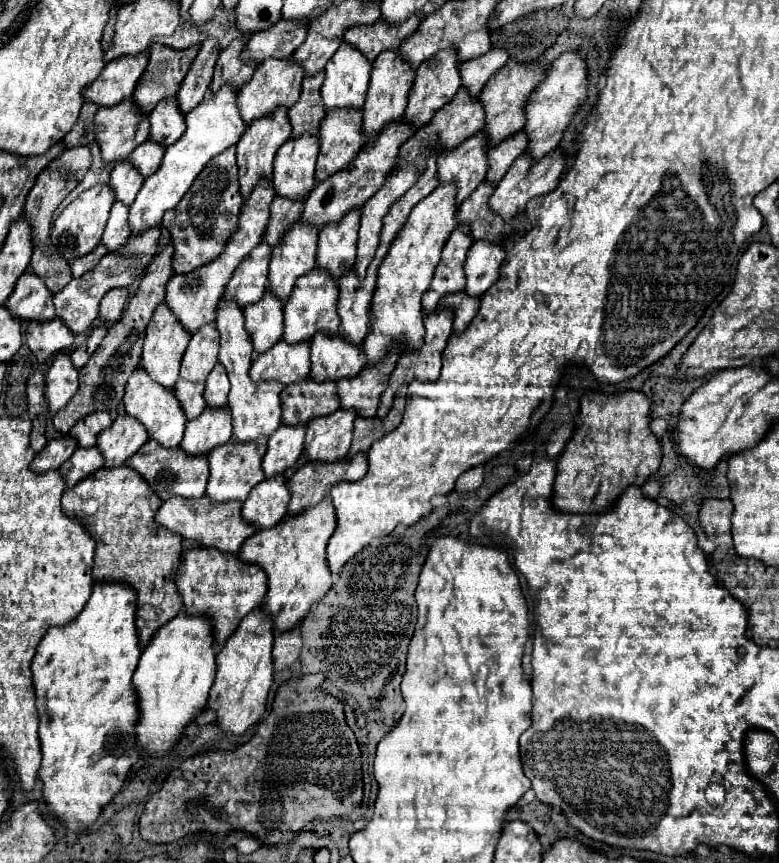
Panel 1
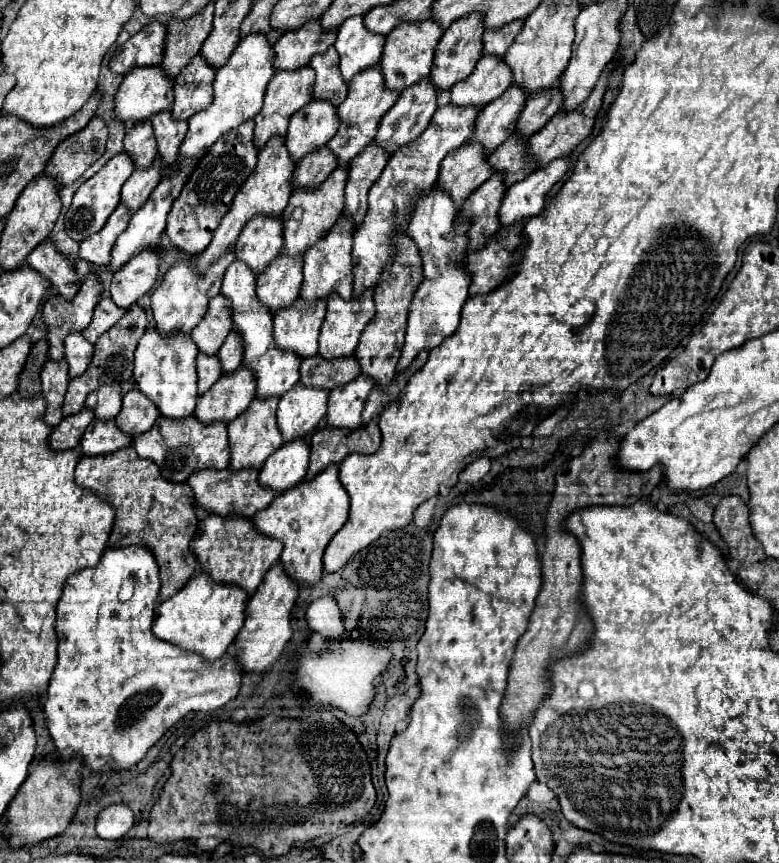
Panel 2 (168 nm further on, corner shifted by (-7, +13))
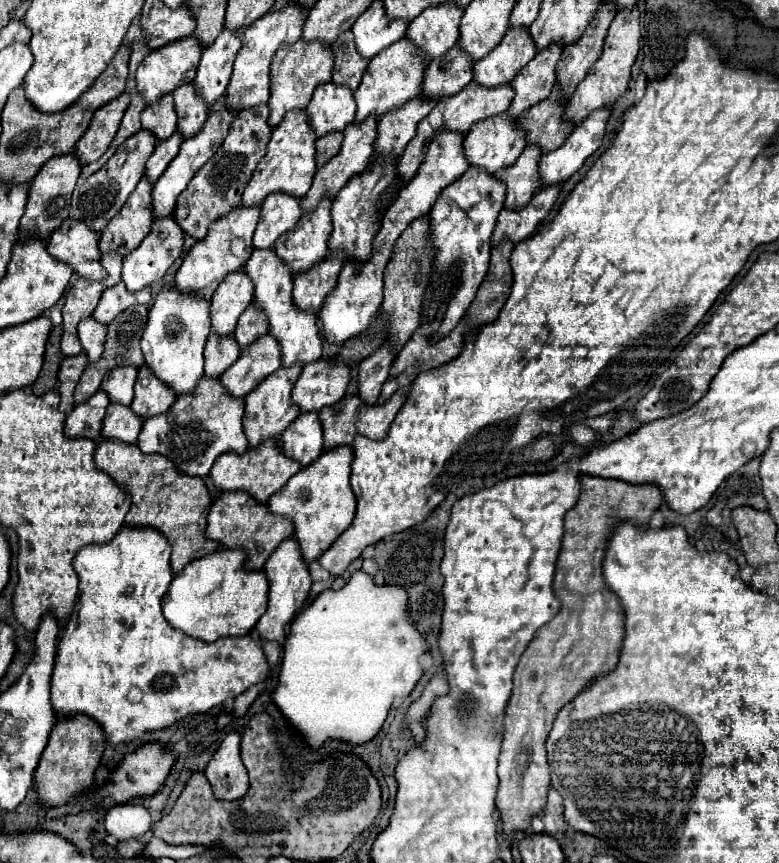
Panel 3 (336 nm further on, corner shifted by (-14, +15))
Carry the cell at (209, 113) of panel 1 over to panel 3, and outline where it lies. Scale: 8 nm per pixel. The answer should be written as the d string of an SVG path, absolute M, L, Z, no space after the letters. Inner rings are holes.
M288 4L282 12L268 12L260 20L256 20L246 32L242 40L242 48L234 60L234 72L224 92L224 102L232 110L244 110L258 104L266 104L270 98L270 62L280 46L292 46L302 36L302 24L306 20L306 12L300 12L296 6Z

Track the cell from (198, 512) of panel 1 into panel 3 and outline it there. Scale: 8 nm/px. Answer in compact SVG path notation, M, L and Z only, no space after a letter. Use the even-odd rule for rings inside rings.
M264 440L258 448L250 448L242 456L228 452L228 454L222 454L220 458L216 458L208 478L214 482L214 486L220 492L242 490L242 492L248 492L256 502L266 502L272 494L280 492L284 482L288 482L288 478L292 478L298 470L300 470L300 464L288 460L282 454L280 444L276 440Z

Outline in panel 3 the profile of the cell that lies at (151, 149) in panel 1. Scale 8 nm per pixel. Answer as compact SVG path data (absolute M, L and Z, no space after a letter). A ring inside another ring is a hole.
M184 84L172 92L174 106L176 106L176 116L178 116L178 130L182 138L190 138L198 134L208 120L208 108L204 106L202 100L194 94L192 84Z

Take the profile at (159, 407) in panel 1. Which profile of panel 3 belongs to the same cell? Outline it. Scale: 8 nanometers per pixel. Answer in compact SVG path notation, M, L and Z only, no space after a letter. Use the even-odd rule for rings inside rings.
M162 288L148 314L148 326L142 336L146 366L178 396L188 394L204 376L204 344L210 334L210 302L196 294L180 294L174 288Z

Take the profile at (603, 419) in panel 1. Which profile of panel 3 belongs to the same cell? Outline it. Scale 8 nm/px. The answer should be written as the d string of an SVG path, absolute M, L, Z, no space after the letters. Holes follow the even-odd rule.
M586 474L578 476L578 480L580 480L580 498L576 506L568 510L564 516L564 536L562 536L562 546L560 546L556 574L554 574L554 594L558 596L562 606L548 624L536 630L534 638L524 650L514 670L514 688L506 706L504 738L502 738L500 758L498 758L500 786L496 794L496 806L502 814L504 832L510 836L514 836L516 832L526 832L528 818L536 816L546 804L546 794L550 788L550 770L548 770L544 742L550 734L556 712L564 704L568 704L592 678L606 674L618 662L620 644L624 638L624 616L622 616L622 608L618 606L618 598L606 590L606 584L602 578L602 560L604 560L608 532L614 528L614 524L622 520L630 520L634 524L646 526L652 512L662 504L662 490L652 484L634 486L622 480L598 478L598 476L586 476Z

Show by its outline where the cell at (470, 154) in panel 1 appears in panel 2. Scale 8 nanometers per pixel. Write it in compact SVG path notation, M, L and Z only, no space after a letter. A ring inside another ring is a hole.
M509 86L503 96L495 98L489 106L481 110L475 122L475 132L471 140L483 144L485 152L491 154L501 142L505 142L517 126L519 114L525 108L525 92L521 86Z

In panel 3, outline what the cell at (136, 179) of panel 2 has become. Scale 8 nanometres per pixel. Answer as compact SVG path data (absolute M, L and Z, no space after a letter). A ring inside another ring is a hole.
M174 132L168 140L156 144L156 150L154 150L152 156L148 158L148 162L146 162L146 172L144 172L144 176L146 176L152 184L156 184L156 180L164 174L164 170L168 168L168 164L172 162L172 158L176 158L180 144L182 144L180 132Z

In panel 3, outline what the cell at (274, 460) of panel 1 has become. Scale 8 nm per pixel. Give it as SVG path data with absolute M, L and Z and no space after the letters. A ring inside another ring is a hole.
M316 360L302 368L302 374L292 390L292 402L300 414L320 412L342 400L350 382L350 368Z

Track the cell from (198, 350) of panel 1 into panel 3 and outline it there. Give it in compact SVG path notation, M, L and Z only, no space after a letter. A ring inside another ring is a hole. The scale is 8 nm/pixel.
M242 270L228 274L224 282L216 288L210 300L210 320L212 330L220 336L230 336L236 328L238 316L252 302L252 284Z

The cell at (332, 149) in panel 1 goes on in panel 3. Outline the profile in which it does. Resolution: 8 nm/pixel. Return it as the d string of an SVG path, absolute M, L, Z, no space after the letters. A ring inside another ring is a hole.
M400 40L400 42L392 44L392 48L386 48L384 52L380 52L380 56L372 58L358 90L354 92L354 100L358 104L354 124L364 122L372 114L376 114L380 118L396 108L402 108L408 100L416 98L420 92L424 68L426 68L424 56L420 56L420 52L416 52L416 48L412 44L408 44L408 40Z

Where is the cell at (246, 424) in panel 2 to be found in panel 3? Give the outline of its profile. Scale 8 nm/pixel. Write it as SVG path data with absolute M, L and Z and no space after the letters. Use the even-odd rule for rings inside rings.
M300 366L278 368L256 390L252 390L246 396L242 426L244 426L244 434L248 438L250 448L260 446L264 440L278 440L280 434L298 418L298 408L292 406L292 400L290 400L290 392L292 392L292 376L290 374L294 374L294 382L296 382L300 372L302 372Z

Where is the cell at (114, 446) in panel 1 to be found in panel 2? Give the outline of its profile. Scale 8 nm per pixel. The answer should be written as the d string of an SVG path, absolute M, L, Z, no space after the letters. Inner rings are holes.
M133 388L123 396L123 408L117 414L115 422L123 432L135 436L145 430L151 430L153 422L159 416L161 416L161 412L157 410L157 406L153 406L153 402L145 394L141 394L137 388Z

